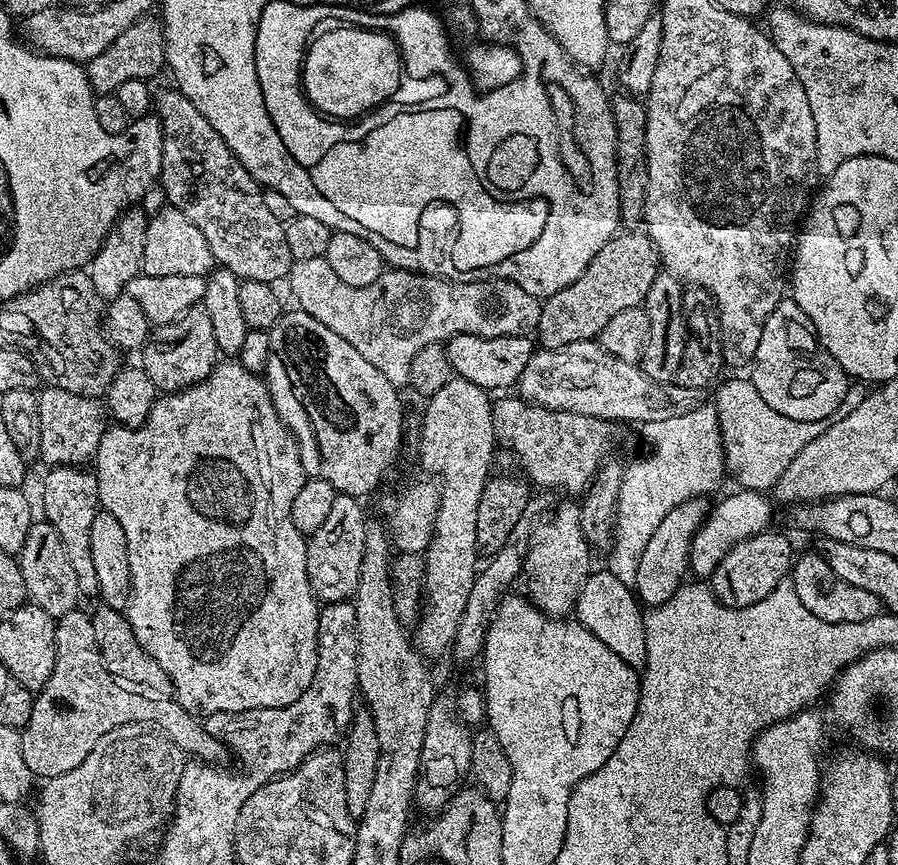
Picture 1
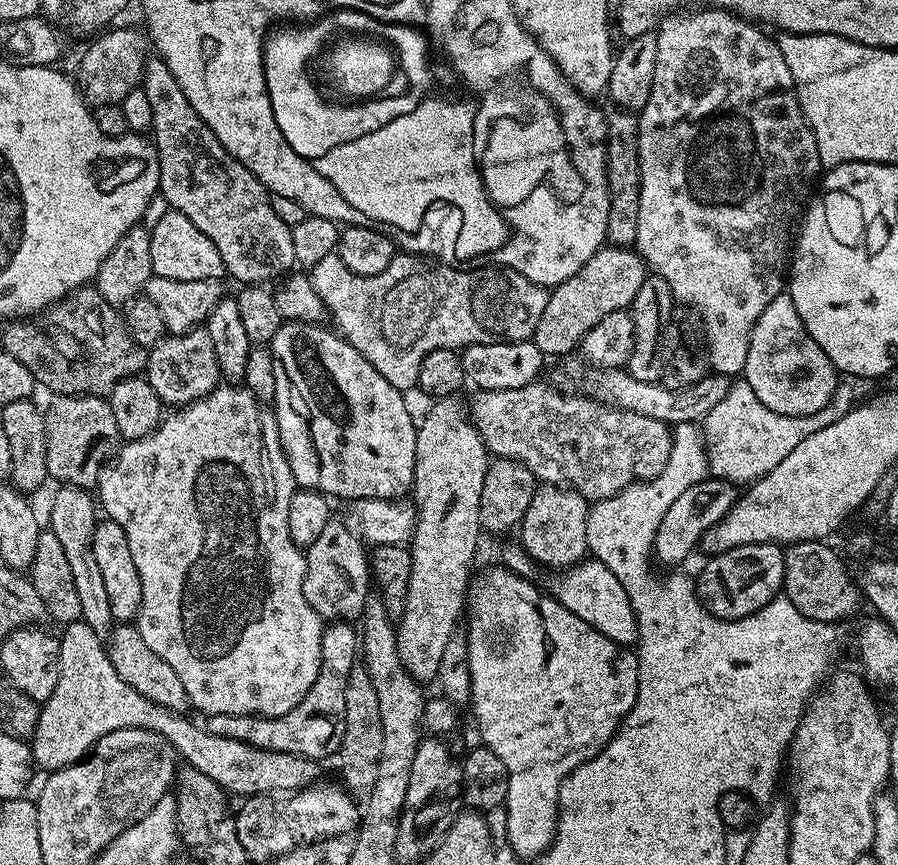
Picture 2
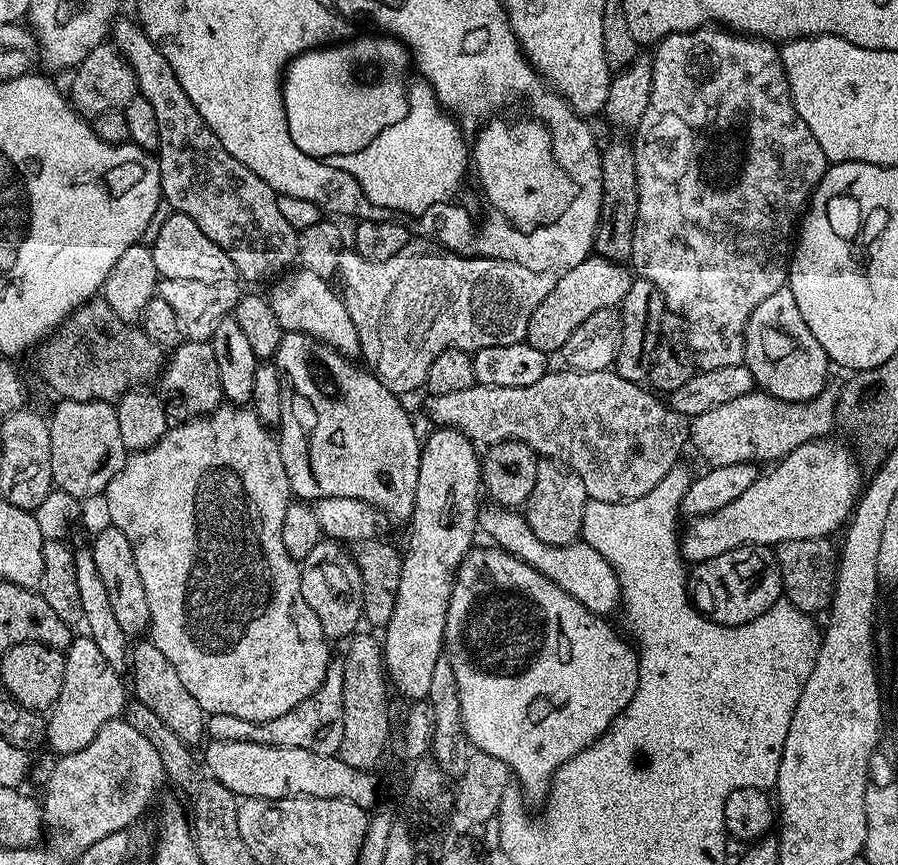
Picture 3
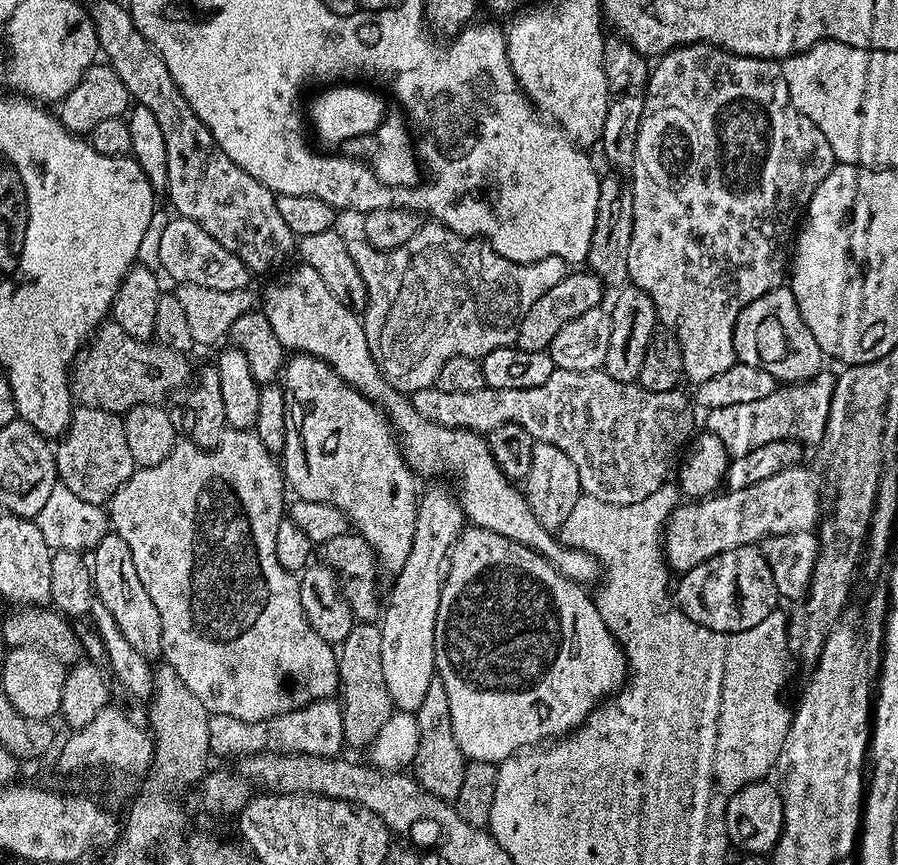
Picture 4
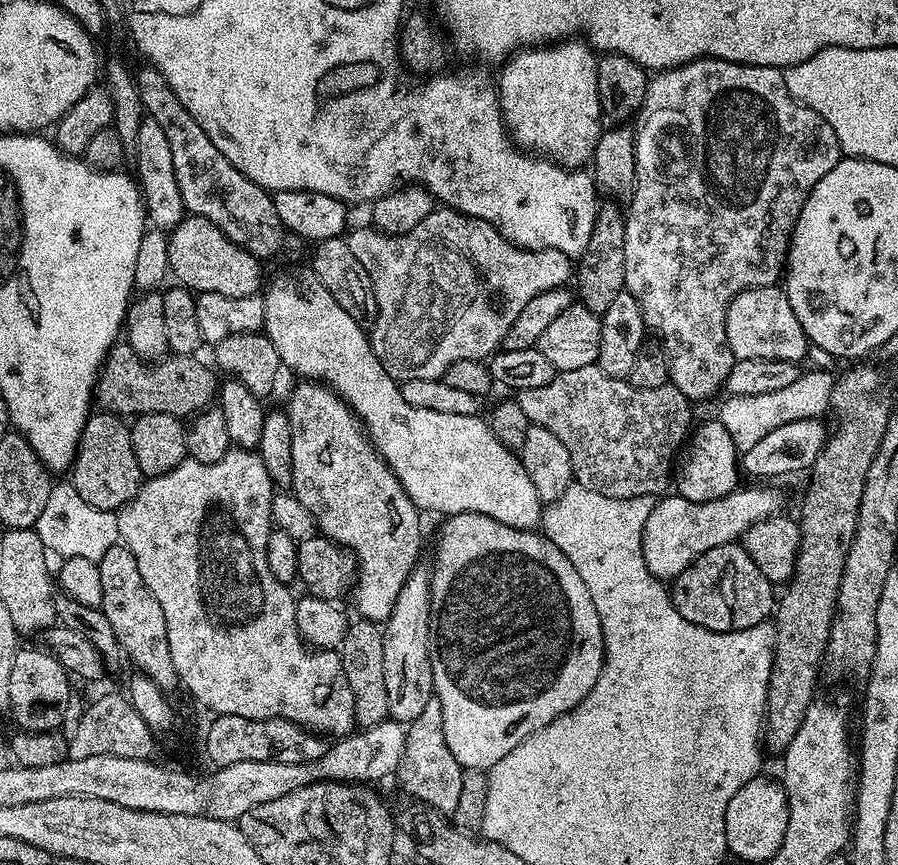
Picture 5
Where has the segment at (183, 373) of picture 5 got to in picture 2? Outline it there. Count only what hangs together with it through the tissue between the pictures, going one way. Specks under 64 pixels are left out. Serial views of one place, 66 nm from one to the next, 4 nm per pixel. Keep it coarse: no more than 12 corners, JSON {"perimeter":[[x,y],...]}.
{"perimeter":[[95,286],[3,351],[56,396],[107,397],[146,349]]}

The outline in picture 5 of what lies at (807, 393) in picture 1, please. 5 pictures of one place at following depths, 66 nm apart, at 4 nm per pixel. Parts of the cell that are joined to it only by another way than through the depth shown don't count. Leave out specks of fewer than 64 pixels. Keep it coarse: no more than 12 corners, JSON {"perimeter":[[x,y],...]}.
{"perimeter":[[751,288],[726,310],[733,357],[797,363],[808,335],[788,293]]}

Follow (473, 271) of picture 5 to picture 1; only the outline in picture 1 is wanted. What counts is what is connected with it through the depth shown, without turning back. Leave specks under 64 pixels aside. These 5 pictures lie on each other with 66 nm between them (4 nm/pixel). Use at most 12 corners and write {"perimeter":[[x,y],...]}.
{"perimeter":[[295,261],[295,307],[391,384],[430,343],[535,333],[513,280],[385,270],[346,286]]}

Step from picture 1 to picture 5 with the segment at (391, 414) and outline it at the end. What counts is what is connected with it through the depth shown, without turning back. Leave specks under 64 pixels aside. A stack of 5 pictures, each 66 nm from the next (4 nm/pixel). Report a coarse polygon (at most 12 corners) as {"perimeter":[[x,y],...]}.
{"perimeter":[[327,384],[286,403],[290,491],[358,561],[350,597],[387,621],[420,516]]}

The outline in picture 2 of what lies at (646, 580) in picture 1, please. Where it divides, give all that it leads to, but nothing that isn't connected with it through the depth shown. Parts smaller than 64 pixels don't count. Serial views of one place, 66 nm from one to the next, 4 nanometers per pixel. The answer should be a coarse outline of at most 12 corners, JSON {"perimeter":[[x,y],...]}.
{"perimeter":[[694,482],[666,510],[654,556],[680,566],[738,499],[737,485]]}

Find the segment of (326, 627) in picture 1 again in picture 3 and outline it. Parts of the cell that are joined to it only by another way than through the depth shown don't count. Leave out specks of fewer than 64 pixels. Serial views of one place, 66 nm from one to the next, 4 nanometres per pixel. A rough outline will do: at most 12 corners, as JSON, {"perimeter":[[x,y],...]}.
{"perimeter":[[343,663],[282,718],[261,724],[208,716],[223,735],[337,755],[342,742]]}

